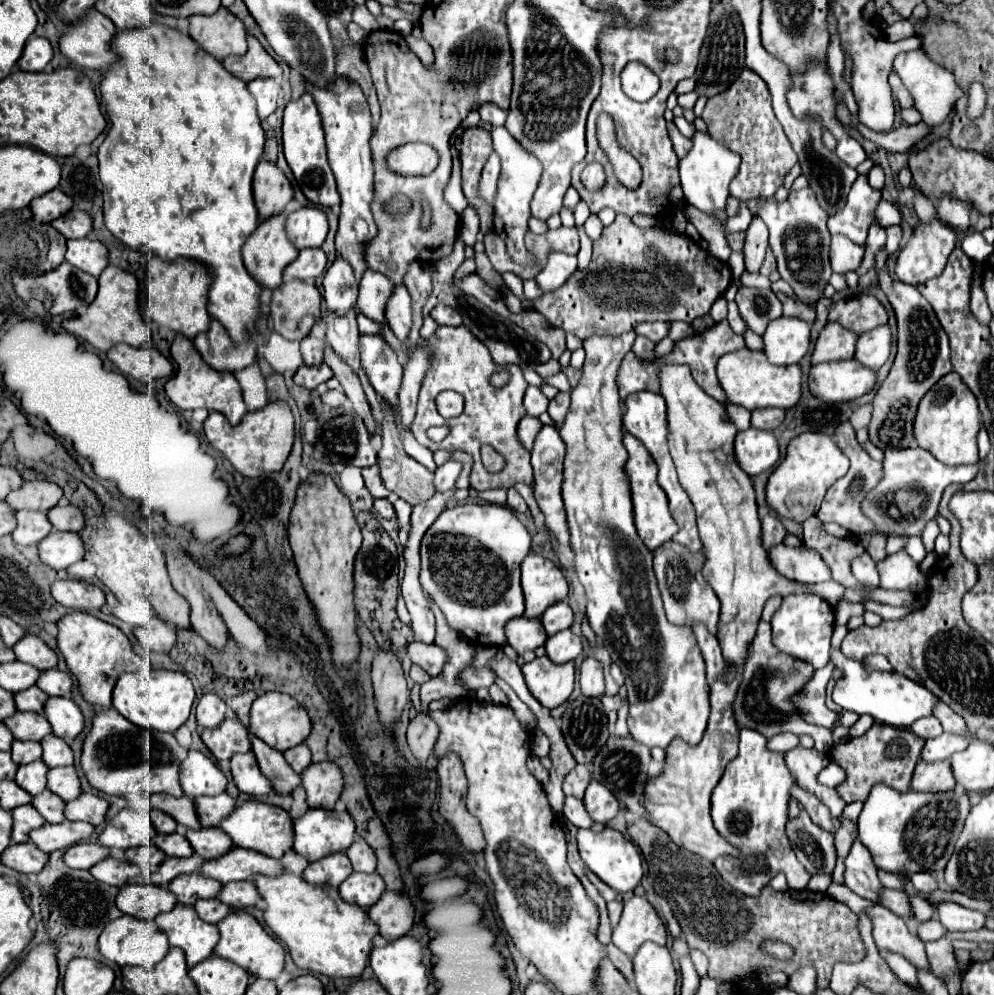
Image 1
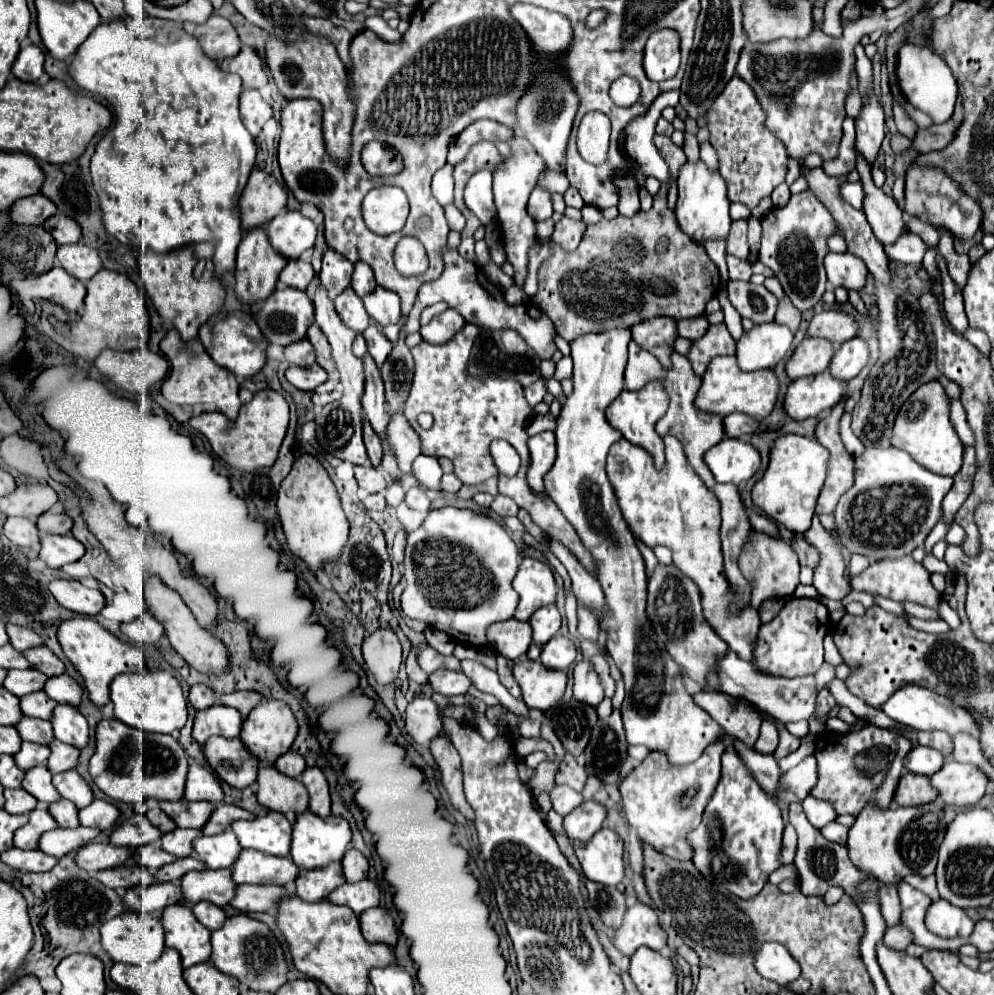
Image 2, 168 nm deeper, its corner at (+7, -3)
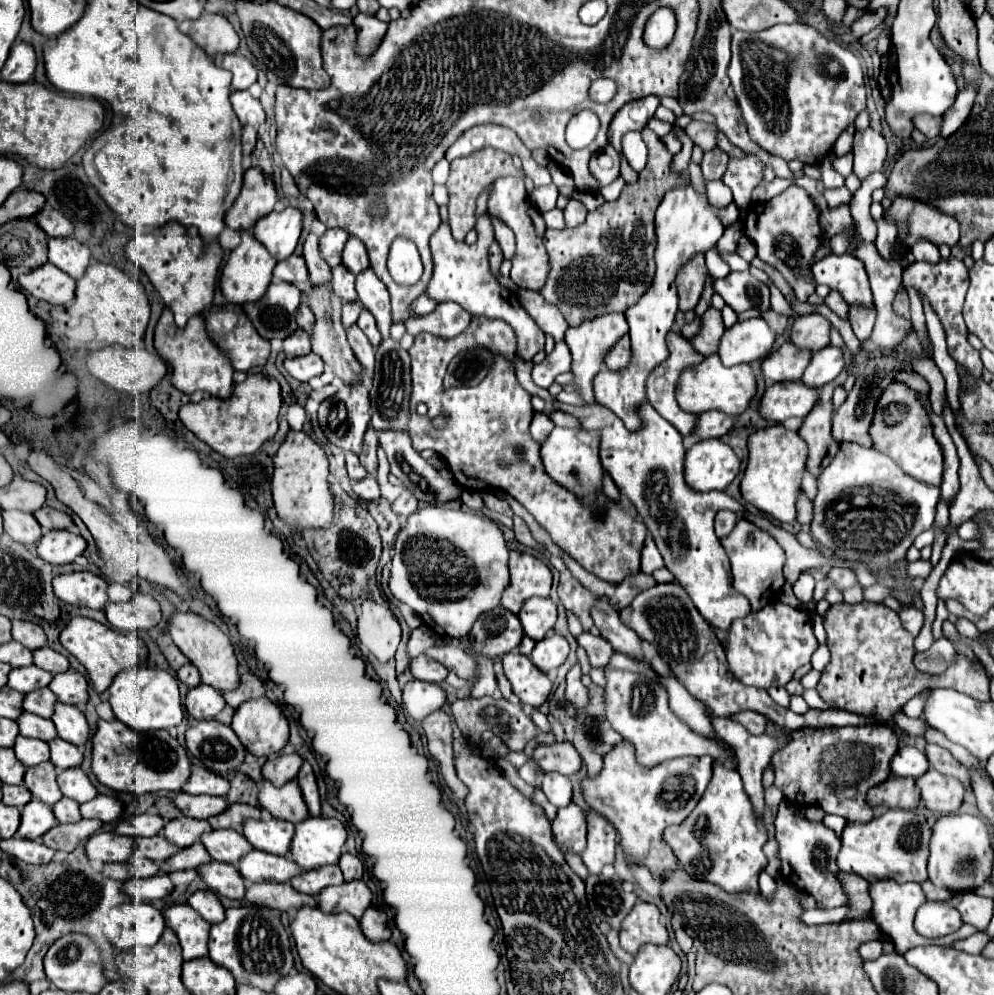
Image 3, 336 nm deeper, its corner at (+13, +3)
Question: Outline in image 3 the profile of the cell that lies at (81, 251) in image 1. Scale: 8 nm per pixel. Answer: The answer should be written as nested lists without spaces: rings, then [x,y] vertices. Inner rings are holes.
[[[49,238],[47,244],[49,250],[49,262],[67,272],[73,280],[79,280],[85,274],[85,268],[89,266],[91,252],[87,246],[77,242],[75,238]]]

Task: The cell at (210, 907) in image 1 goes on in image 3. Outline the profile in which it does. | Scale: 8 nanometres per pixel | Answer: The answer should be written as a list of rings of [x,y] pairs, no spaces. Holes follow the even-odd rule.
[[[197,890],[195,894],[189,896],[187,900],[207,922],[211,924],[217,924],[217,922],[223,922],[225,918],[225,908],[223,904],[219,902],[219,896],[211,890]]]

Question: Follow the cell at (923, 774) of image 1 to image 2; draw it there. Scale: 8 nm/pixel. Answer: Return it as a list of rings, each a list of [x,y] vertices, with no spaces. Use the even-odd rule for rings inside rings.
[[[905,772],[899,780],[895,802],[901,806],[913,806],[913,804],[927,804],[937,798],[937,790],[929,784],[927,776],[917,776],[911,772]]]

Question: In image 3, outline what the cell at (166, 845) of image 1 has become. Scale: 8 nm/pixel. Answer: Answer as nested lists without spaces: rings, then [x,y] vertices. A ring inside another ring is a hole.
[[[181,816],[181,818],[175,818],[171,822],[165,824],[163,828],[163,834],[177,846],[177,848],[187,848],[191,846],[193,842],[197,842],[205,832],[211,832],[213,828],[209,826],[207,820],[193,820],[193,818],[187,818],[187,816]]]

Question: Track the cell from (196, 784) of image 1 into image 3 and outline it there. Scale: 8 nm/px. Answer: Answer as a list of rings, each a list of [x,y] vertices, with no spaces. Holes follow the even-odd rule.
[[[193,766],[191,778],[183,786],[187,794],[211,794],[211,796],[225,796],[229,792],[229,780],[213,774],[203,766]]]

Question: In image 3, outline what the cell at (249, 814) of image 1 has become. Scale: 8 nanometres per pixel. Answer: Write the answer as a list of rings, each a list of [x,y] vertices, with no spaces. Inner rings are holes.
[[[277,818],[247,820],[243,824],[243,834],[255,848],[277,856],[285,856],[291,850],[291,838],[295,834],[295,826],[291,822]]]

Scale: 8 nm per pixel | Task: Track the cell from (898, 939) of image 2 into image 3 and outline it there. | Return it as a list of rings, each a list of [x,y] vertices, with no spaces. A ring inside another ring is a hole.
[[[873,940],[873,942],[867,942],[867,944],[861,944],[859,946],[859,956],[863,960],[875,960],[881,956],[881,942],[879,940]]]

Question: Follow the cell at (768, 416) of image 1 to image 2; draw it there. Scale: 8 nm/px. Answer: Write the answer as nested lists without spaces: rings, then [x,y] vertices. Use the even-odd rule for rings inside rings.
[[[729,414],[723,418],[723,426],[729,438],[747,438],[759,428],[759,420],[745,414]]]

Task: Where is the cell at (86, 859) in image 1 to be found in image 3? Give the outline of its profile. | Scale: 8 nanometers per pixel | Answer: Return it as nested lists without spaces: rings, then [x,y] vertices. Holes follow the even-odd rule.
[[[99,832],[87,840],[89,860],[101,862],[127,862],[133,852],[133,838],[119,836],[115,832]]]

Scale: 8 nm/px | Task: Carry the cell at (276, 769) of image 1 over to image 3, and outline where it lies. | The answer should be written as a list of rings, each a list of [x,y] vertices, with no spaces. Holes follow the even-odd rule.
[[[263,782],[259,792],[259,804],[265,808],[273,818],[287,820],[287,822],[303,822],[309,816],[305,800],[297,782],[287,782],[285,786],[277,788],[271,782]]]

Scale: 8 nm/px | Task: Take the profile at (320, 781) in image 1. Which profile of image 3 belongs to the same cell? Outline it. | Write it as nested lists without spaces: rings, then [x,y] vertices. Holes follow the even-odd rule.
[[[303,762],[299,774],[297,774],[297,784],[303,792],[303,798],[307,802],[309,814],[311,816],[319,816],[321,814],[321,802],[319,802],[319,792],[317,792],[317,782],[313,776],[313,770],[309,766],[309,762]]]

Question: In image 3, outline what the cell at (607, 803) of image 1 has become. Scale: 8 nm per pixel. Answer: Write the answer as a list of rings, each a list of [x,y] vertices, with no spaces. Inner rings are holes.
[[[573,802],[565,808],[559,808],[557,818],[553,820],[555,844],[563,850],[571,850],[575,854],[581,854],[587,846],[585,834],[587,834],[585,812],[579,806],[575,806]]]

